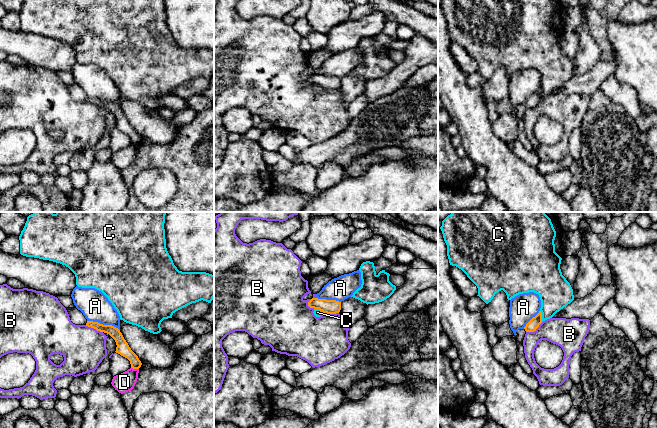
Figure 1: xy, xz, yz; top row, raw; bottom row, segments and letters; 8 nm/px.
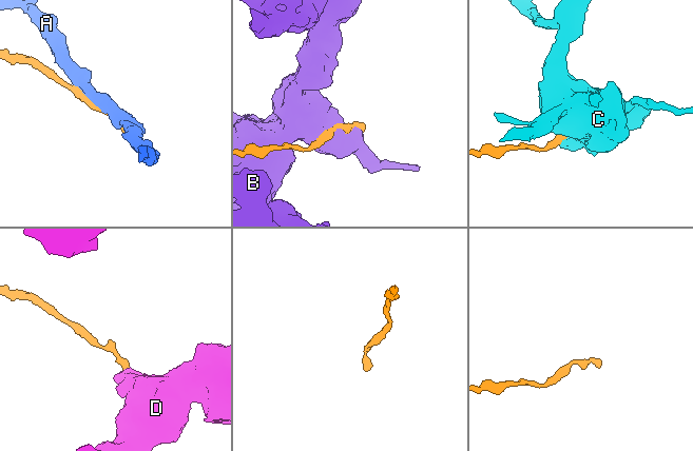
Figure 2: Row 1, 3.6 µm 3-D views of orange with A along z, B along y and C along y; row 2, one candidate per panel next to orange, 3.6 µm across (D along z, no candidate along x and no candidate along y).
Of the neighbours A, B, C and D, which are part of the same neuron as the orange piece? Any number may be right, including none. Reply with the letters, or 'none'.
none

